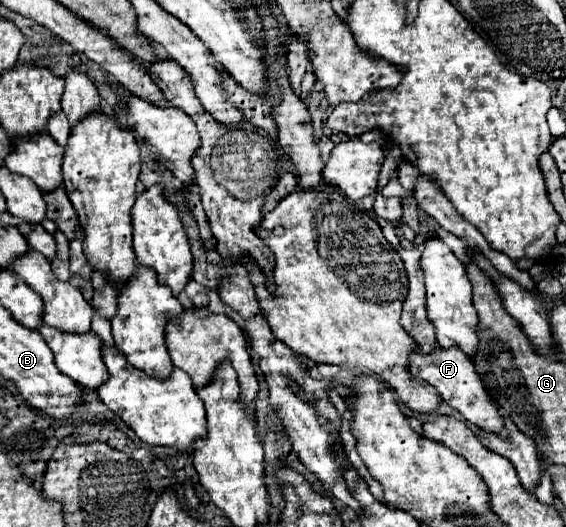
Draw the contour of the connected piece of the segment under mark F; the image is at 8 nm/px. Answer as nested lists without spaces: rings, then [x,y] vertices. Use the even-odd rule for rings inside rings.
[[[453,345],[449,349],[435,347],[429,353],[423,353],[421,349],[415,349],[415,351],[409,353],[409,365],[411,365],[411,373],[415,377],[421,377],[429,385],[433,385],[439,391],[439,395],[453,409],[457,409],[471,425],[477,425],[479,429],[493,431],[493,433],[499,433],[501,437],[507,437],[507,431],[505,431],[503,421],[501,421],[501,415],[495,409],[495,405],[489,401],[489,397],[485,393],[485,387],[481,385],[481,379],[477,377],[475,369],[473,369],[471,359],[457,345]]]

